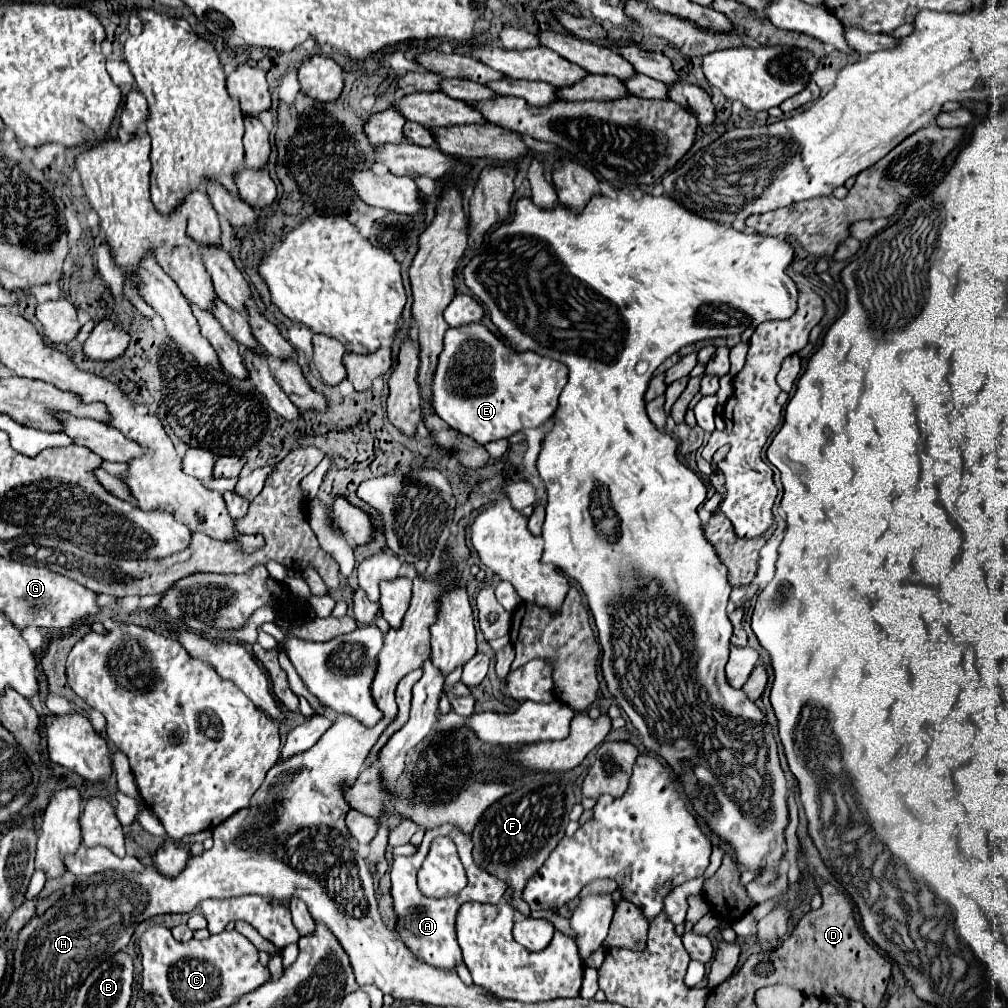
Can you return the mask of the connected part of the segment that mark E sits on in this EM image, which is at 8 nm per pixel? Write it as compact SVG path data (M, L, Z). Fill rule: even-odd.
M472 322L472 324L464 324L464 326L456 326L456 328L448 328L446 334L444 334L444 350L442 354L438 356L438 366L434 370L434 378L432 378L432 400L430 400L430 406L434 410L436 416L440 416L442 420L446 420L446 424L470 438L474 438L478 444L488 444L492 440L500 440L500 438L508 438L512 436L514 432L522 430L522 428L538 428L540 424L544 424L552 414L554 410L558 408L558 396L562 392L562 388L566 386L568 382L568 368L562 364L562 362L556 362L556 360L550 360L550 358L544 358L536 352L514 352L510 346L506 346L504 342L500 342L482 322Z

